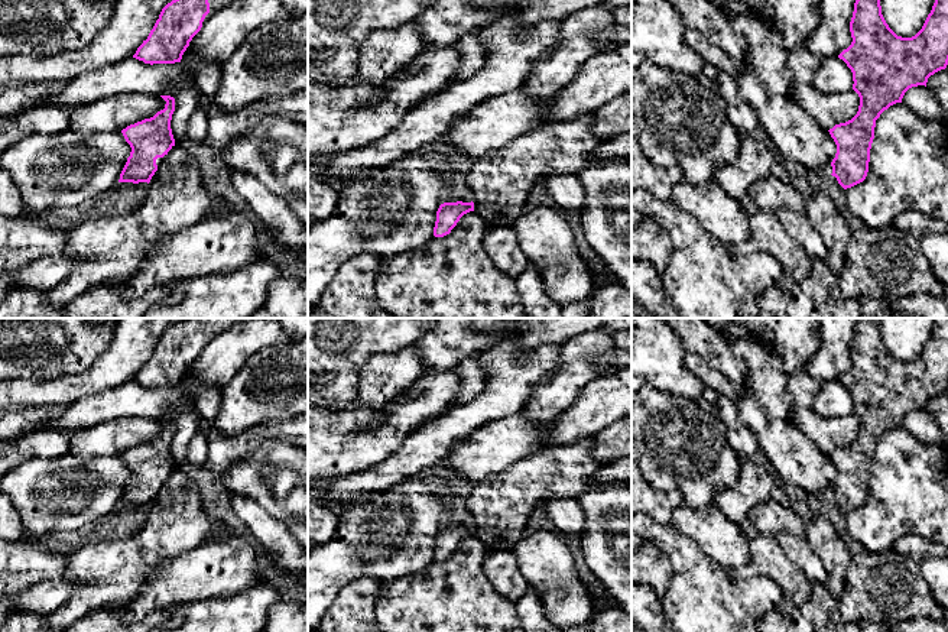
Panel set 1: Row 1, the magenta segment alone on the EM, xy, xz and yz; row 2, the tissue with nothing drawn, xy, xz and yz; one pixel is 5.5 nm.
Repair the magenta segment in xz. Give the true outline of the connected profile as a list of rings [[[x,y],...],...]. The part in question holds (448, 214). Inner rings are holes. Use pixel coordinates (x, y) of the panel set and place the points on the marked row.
[[[444,202],[439,205],[436,211],[436,221],[434,227],[434,236],[435,237],[444,237],[451,233],[451,230],[457,226],[460,218],[474,211],[474,202]]]

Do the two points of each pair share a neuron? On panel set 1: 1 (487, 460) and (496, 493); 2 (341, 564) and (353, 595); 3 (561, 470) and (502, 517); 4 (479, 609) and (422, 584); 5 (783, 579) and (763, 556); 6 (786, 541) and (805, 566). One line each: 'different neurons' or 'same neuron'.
1: different neurons
2: different neurons
3: same neuron
4: same neuron
5: same neuron
6: same neuron

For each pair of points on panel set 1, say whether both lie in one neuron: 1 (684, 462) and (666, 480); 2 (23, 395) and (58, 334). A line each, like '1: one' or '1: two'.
1: one
2: two

